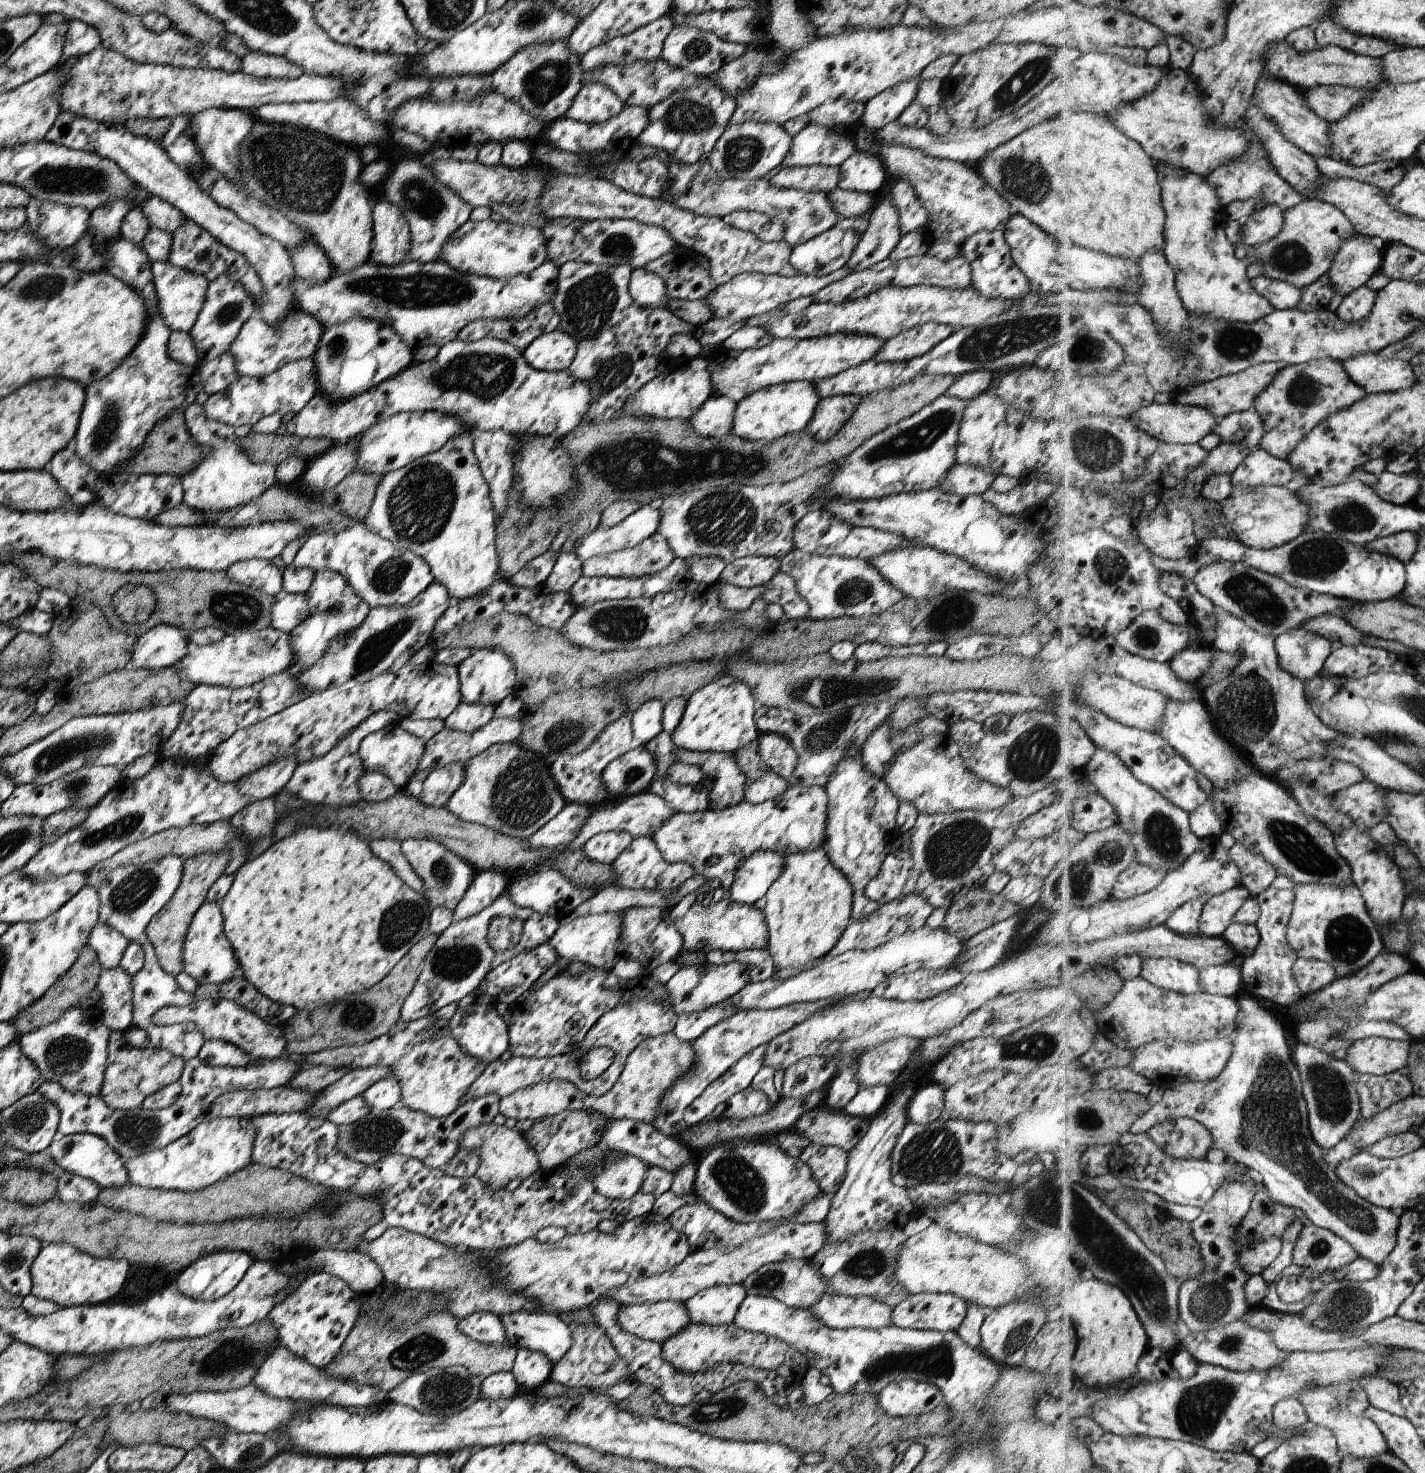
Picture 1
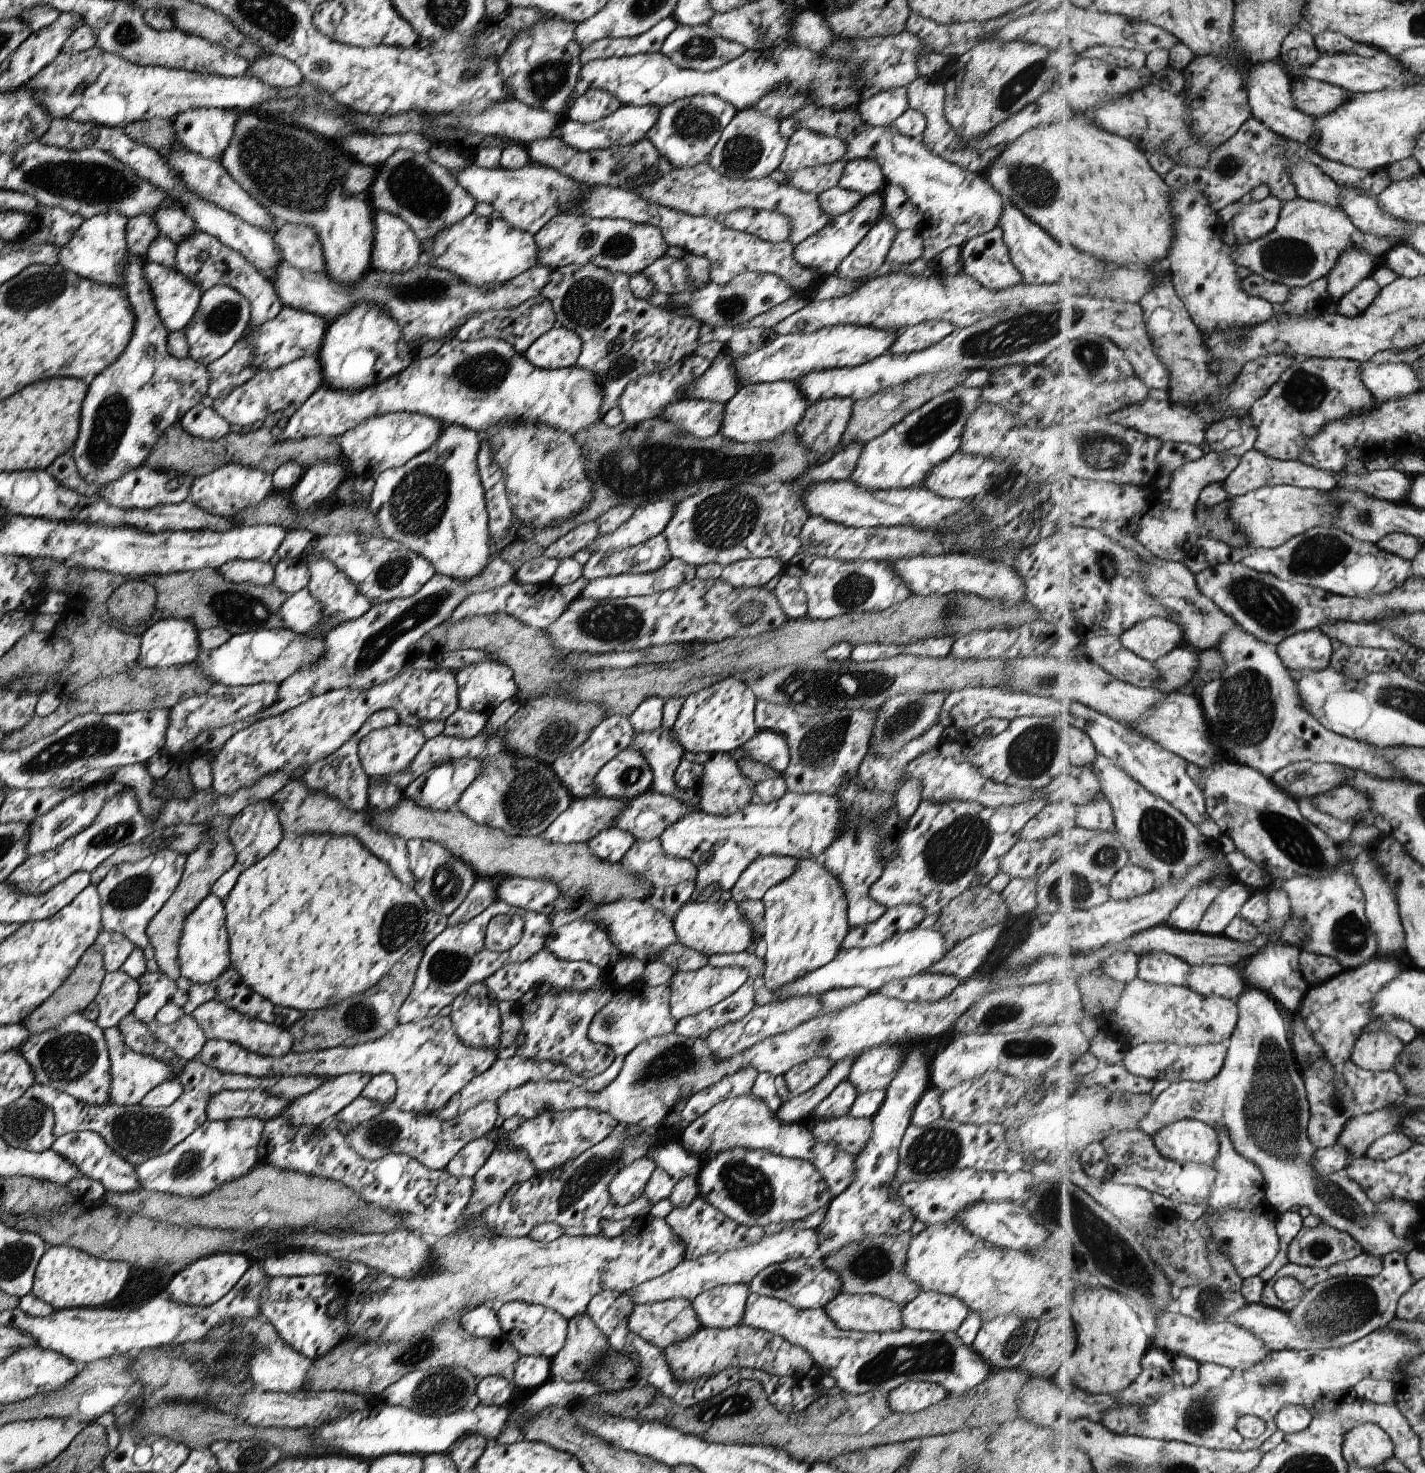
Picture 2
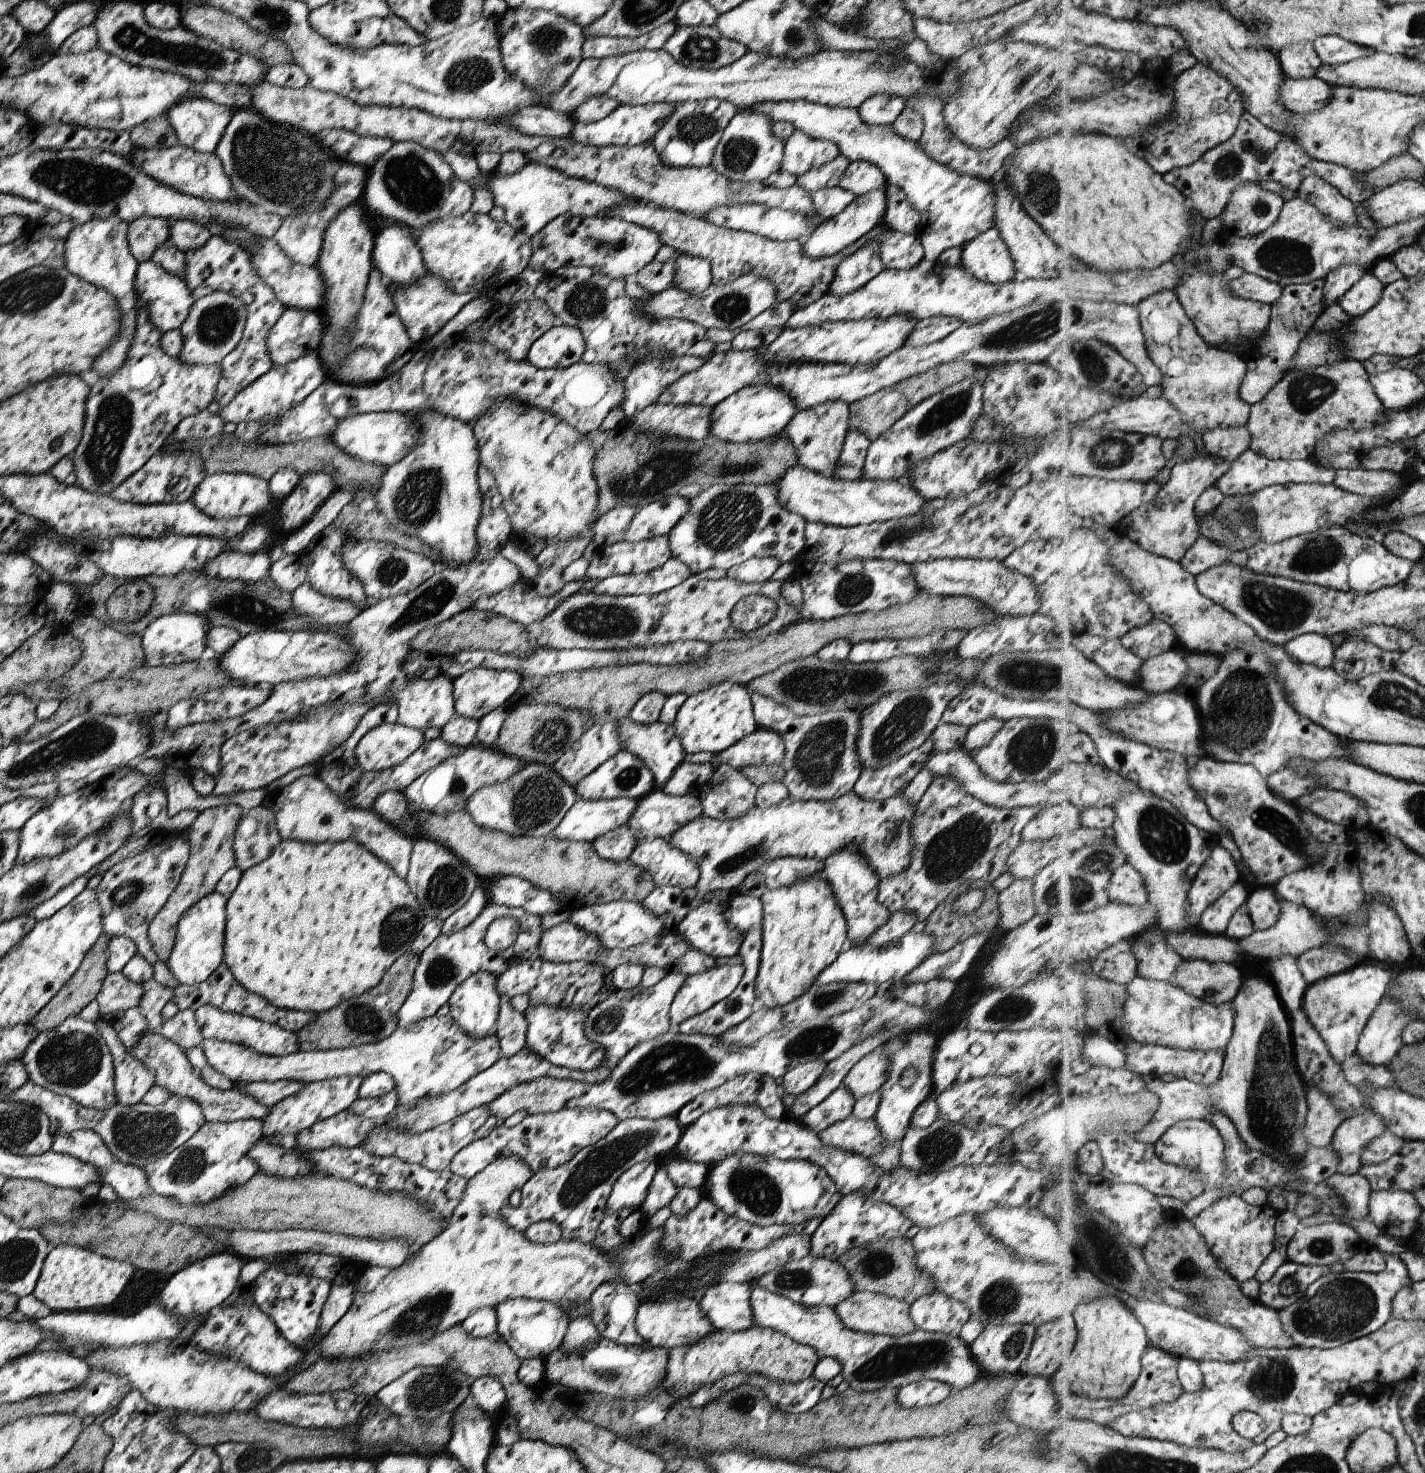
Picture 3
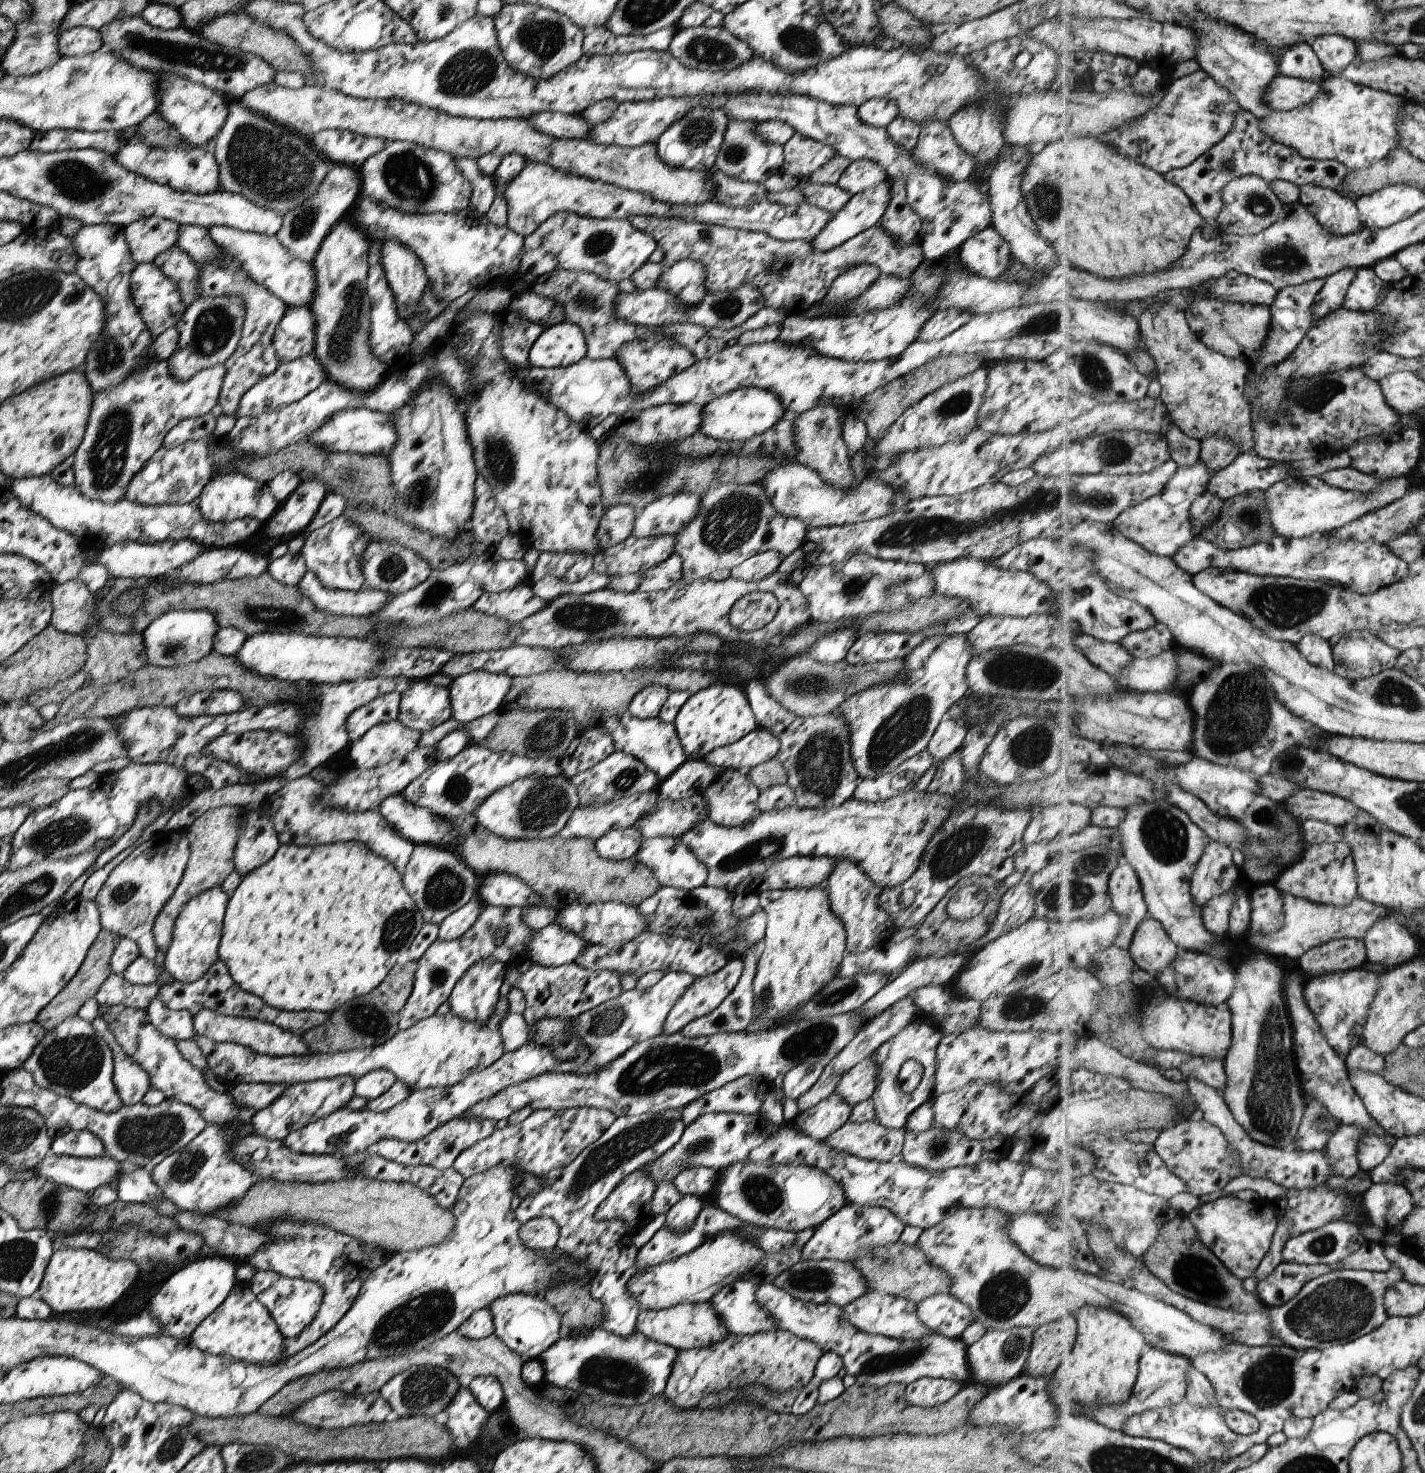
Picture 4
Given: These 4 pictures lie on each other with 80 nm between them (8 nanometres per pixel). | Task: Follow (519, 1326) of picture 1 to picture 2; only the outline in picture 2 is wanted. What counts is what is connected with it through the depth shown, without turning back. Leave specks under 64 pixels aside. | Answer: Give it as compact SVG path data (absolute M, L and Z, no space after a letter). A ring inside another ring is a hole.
M505 1302L496 1312L496 1321L501 1328L501 1338L509 1342L519 1356L543 1356L549 1360L563 1348L568 1333L567 1321L555 1310L525 1302Z

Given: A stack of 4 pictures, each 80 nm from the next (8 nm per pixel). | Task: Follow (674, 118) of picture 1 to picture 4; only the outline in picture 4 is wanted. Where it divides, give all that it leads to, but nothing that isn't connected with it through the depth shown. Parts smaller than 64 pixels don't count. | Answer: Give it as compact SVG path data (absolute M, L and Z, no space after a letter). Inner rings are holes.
M712 107L691 109L680 121L674 122L664 133L661 133L654 142L657 156L663 164L671 168L707 173L713 169L728 122L721 109Z

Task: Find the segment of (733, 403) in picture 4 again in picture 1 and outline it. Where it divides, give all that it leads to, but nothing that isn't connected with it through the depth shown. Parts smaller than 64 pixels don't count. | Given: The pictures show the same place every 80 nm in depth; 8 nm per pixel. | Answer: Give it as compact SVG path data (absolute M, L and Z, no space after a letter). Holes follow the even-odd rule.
M791 381L766 386L735 403L729 433L748 441L772 441L786 434L803 431L809 419L813 418L818 400L810 382Z

